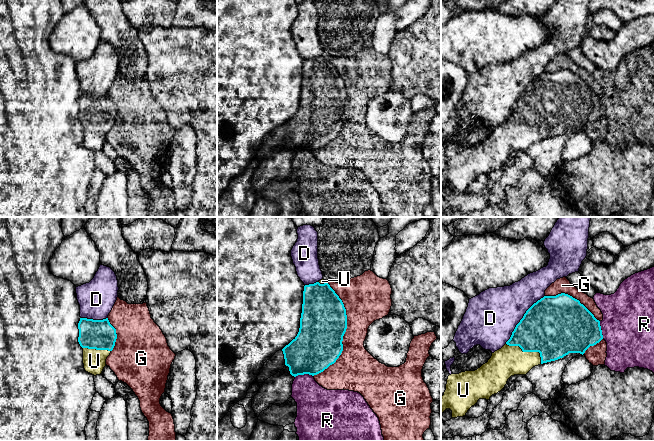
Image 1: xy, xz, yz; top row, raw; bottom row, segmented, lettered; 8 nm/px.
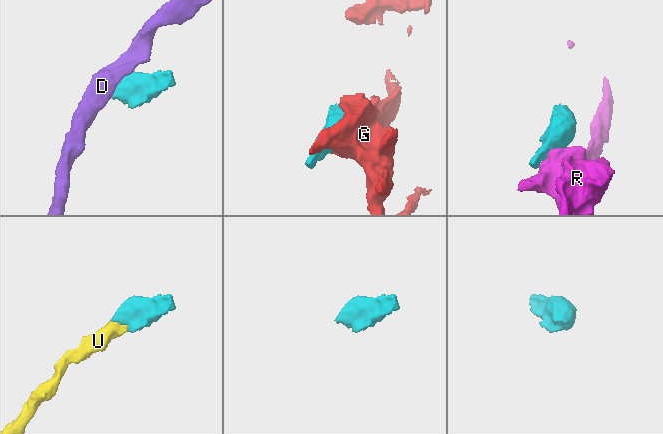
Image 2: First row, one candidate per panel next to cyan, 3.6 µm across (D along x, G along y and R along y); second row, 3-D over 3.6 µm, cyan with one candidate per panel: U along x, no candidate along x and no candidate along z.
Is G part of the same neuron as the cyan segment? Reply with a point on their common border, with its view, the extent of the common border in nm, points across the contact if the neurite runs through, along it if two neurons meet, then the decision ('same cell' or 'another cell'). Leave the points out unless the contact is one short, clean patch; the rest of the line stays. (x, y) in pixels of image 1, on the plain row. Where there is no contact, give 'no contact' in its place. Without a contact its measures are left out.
xz (344, 109) | 750 nm | another cell

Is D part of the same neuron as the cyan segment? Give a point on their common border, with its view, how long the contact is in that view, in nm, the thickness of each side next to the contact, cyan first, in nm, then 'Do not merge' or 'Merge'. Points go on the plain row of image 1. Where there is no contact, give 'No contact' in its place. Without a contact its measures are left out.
Touches cyan at yz (522, 94). Shared border 500 nm. Thickness 480 nm (cyan) against 420 nm. Do not merge

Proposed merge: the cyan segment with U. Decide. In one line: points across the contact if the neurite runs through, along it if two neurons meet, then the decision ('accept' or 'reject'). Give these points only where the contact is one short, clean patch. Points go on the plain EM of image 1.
runs through yz (548, 103), (528, 127), (523, 127), (508, 137); accept

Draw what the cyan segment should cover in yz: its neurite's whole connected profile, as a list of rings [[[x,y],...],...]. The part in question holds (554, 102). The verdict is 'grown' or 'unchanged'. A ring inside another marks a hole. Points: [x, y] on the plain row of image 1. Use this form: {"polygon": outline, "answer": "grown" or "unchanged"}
{"polygon": [[[565,69],[556,72],[544,72],[526,87],[523,94],[516,101],[510,115],[501,125],[492,129],[487,139],[475,147],[465,147],[448,152],[446,166],[441,173],[441,190],[446,185],[450,185],[452,194],[463,193],[479,175],[489,176],[492,171],[500,168],[511,152],[526,151],[533,143],[558,136],[569,129],[583,131],[590,122],[596,121],[602,115],[600,97],[579,76]]], "answer": "grown"}

